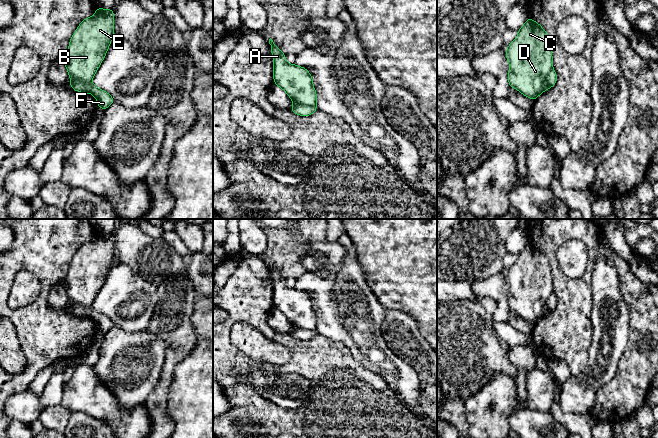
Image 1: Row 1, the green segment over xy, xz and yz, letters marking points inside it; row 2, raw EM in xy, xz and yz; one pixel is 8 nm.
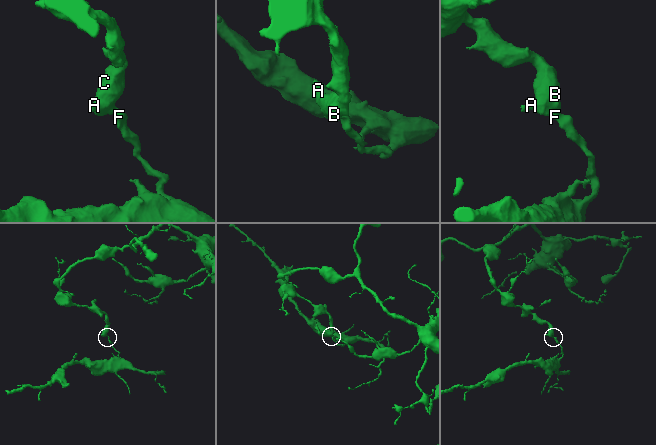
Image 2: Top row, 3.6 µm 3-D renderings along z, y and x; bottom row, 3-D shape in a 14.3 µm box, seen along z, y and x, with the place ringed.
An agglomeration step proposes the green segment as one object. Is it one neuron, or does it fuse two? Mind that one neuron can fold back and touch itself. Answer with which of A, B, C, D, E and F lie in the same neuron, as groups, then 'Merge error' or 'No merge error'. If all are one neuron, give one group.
Groups: A B C D E / F. Merge error

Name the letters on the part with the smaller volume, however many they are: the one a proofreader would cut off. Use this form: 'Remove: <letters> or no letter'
Remove: F

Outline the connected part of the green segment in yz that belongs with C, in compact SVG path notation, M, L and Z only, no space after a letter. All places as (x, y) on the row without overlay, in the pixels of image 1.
M530 241L518 254L517 261L505 276L509 286L508 306L531 324L536 324L553 293L553 280L548 257Z

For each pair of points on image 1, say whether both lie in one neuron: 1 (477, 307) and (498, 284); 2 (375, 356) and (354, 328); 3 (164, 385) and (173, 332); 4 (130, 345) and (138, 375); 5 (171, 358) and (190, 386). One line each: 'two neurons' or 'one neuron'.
1: two neurons
2: one neuron
3: one neuron
4: one neuron
5: two neurons

